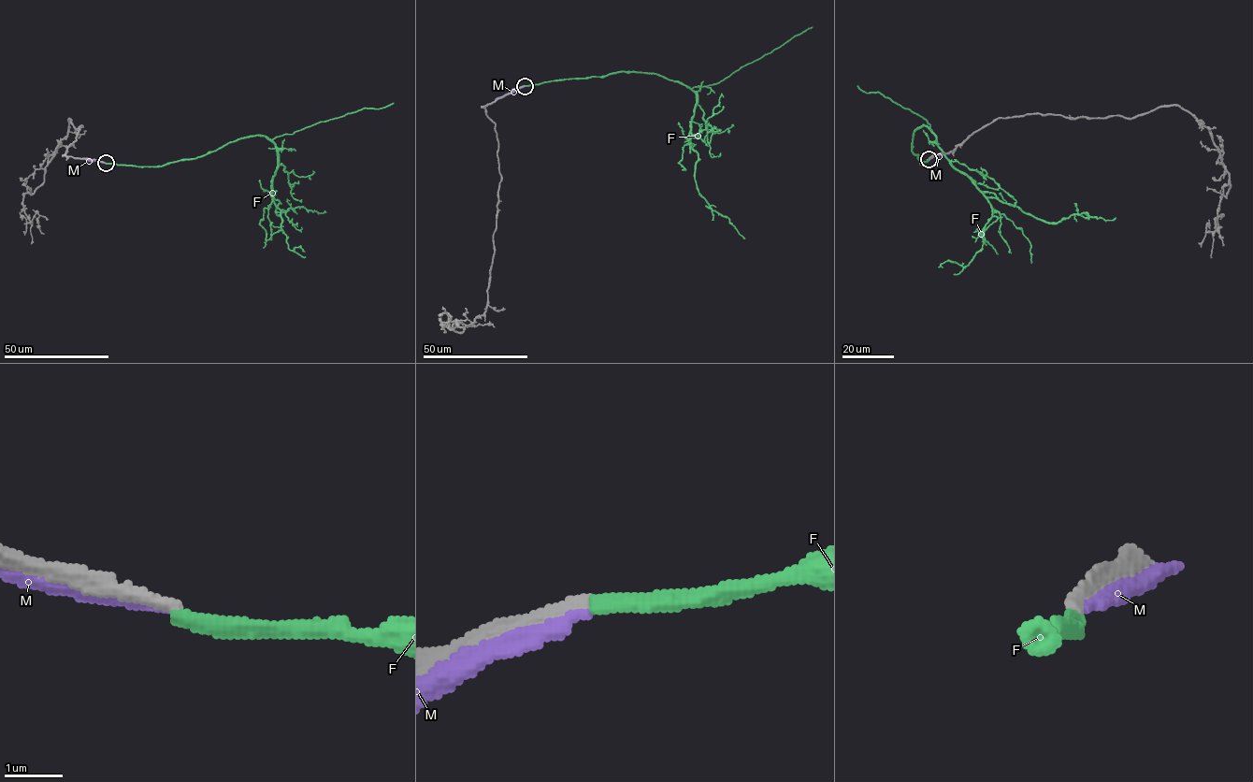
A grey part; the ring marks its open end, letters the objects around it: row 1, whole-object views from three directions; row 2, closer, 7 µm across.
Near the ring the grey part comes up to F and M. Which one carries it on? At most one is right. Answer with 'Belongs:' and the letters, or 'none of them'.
Belongs: none of them

